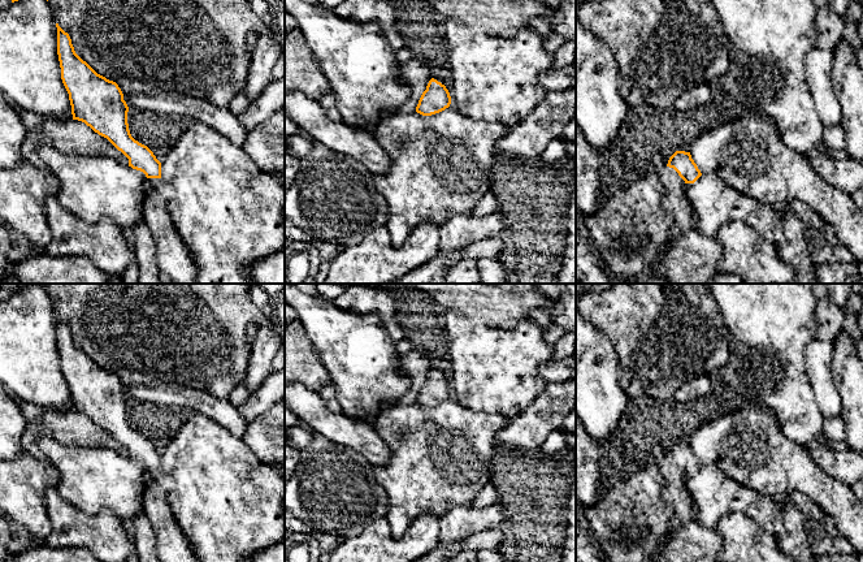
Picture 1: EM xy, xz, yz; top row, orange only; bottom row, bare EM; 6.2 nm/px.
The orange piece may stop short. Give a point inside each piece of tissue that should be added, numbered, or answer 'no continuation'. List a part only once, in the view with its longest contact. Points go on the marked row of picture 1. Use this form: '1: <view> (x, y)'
1: yz (675, 200)

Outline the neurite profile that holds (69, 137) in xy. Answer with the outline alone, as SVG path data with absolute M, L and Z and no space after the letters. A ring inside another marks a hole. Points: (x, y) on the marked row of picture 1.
M45 117L40 122L40 129L49 144L64 154L113 157L121 165L129 167L129 159L121 151L82 121L57 121Z

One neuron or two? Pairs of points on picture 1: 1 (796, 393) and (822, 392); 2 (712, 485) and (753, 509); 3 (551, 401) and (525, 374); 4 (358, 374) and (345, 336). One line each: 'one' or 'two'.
1: two
2: one
3: two
4: one

